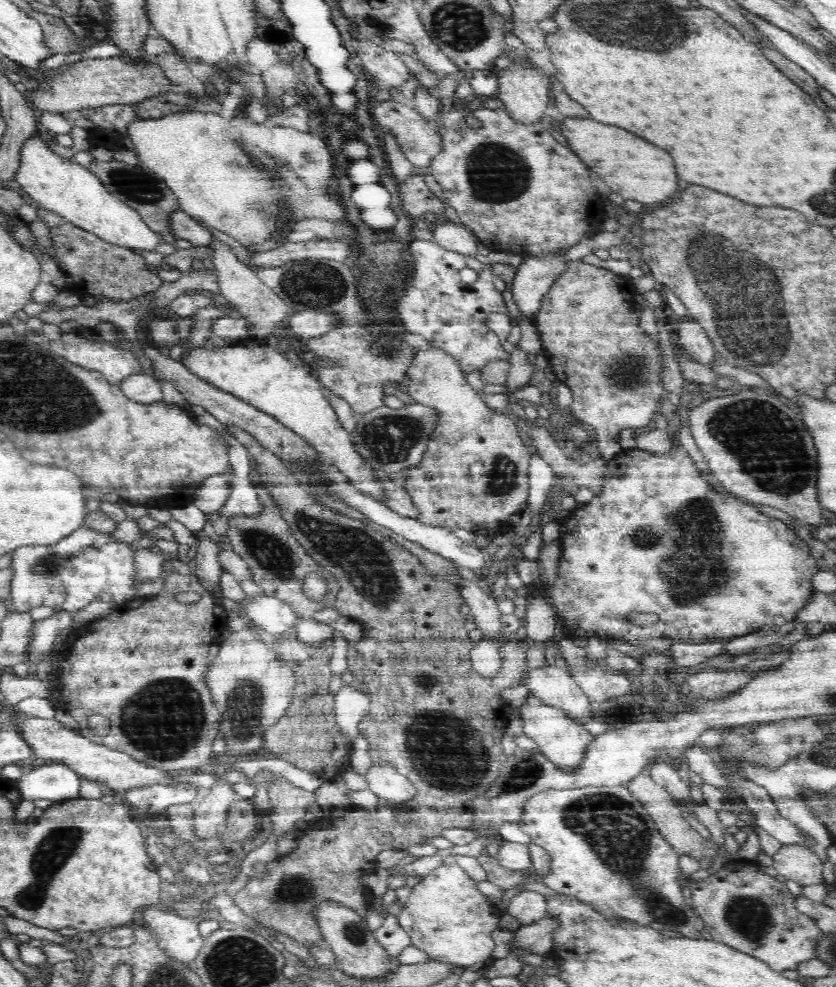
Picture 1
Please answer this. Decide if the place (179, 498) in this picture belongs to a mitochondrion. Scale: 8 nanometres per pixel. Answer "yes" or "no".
no

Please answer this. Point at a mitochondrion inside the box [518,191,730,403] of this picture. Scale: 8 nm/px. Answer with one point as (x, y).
(629, 372)

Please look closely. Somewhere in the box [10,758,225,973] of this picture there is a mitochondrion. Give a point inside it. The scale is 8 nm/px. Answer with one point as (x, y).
(51, 855)

